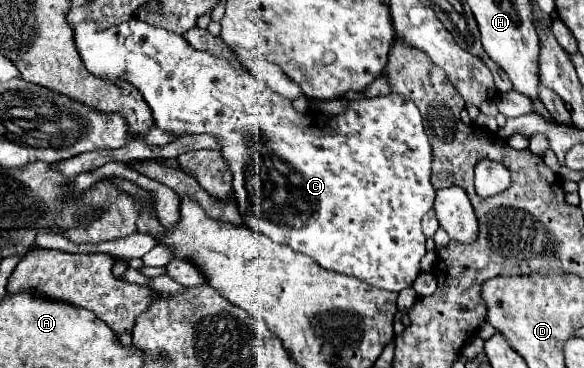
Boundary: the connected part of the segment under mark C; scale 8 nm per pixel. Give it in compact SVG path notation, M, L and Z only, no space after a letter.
M132 17L126 23L120 23L116 27L108 27L104 31L100 31L96 27L96 23L82 23L80 27L76 27L74 31L74 41L78 47L78 53L86 65L86 69L102 79L108 81L116 81L118 77L124 77L126 81L130 81L146 99L146 103L152 109L154 121L160 129L164 131L172 131L176 135L184 135L184 133L210 133L216 135L220 139L222 145L222 155L230 165L230 171L234 175L234 195L236 195L236 203L238 203L238 211L244 217L246 225L264 233L266 237L270 237L276 243L282 245L290 245L294 251L304 253L308 257L312 257L318 265L322 265L324 269L332 269L344 275L352 275L358 277L374 287L380 289L388 289L388 291L402 291L406 287L412 287L414 279L420 275L420 261L426 255L426 237L422 233L422 217L424 213L428 213L434 205L434 185L432 185L432 147L428 141L428 135L424 131L424 123L422 123L422 115L418 111L418 107L406 99L400 93L388 93L384 97L374 97L374 99L360 99L360 101L350 101L346 113L340 113L336 117L328 117L320 111L308 109L306 113L298 113L290 99L274 93L272 89L268 89L264 85L262 79L244 73L240 69L234 69L228 61L214 57L210 53L202 53L192 49L184 37L170 33L166 29L158 29L152 27L144 21L140 21L138 17Z

